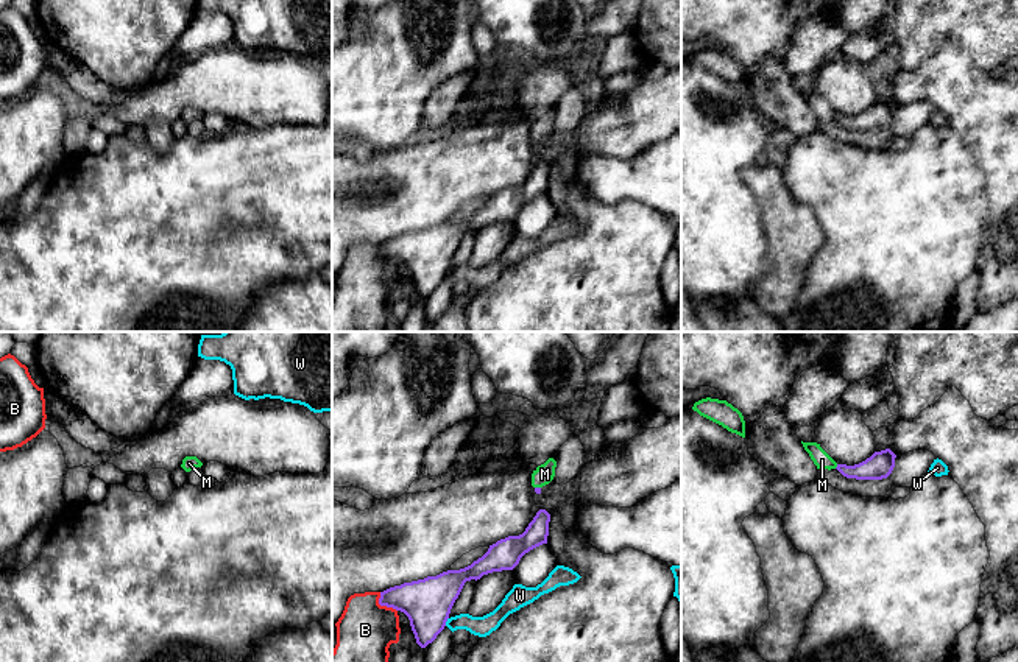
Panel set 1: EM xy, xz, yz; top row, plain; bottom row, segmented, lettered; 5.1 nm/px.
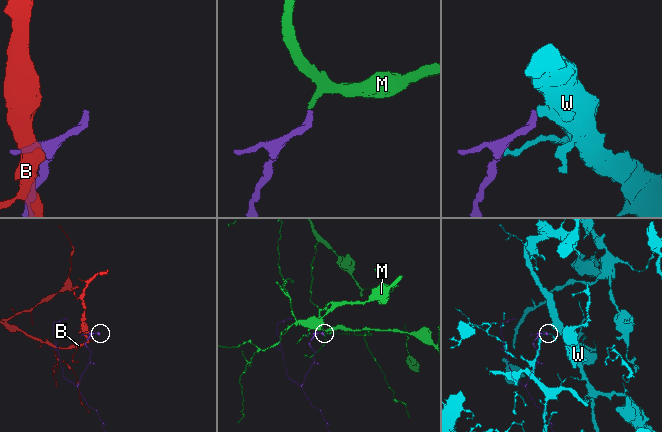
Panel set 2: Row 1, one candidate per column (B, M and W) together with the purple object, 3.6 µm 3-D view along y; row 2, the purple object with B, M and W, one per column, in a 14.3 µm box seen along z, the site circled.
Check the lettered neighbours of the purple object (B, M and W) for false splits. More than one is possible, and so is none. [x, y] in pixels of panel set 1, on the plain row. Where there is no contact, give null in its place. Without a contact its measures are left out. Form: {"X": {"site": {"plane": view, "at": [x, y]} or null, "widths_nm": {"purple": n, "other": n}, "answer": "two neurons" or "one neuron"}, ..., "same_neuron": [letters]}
{"B": {"site": {"plane": "xz", "at": [382, 256]}, "widths_nm": {"purple": 240, "other": 300}, "answer": "two neurons"}, "M": {"site": {"plane": "yz", "at": [837, 117]}, "widths_nm": {"purple": 140, "other": 90}, "answer": "one neuron"}, "W": {"site": {"plane": "xz", "at": [446, 271]}, "widths_nm": {"purple": 240, "other": 110}, "answer": "two neurons"}, "same_neuron": ["M"]}

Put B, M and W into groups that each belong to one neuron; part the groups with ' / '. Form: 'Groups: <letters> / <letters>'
Groups: B / M / W

